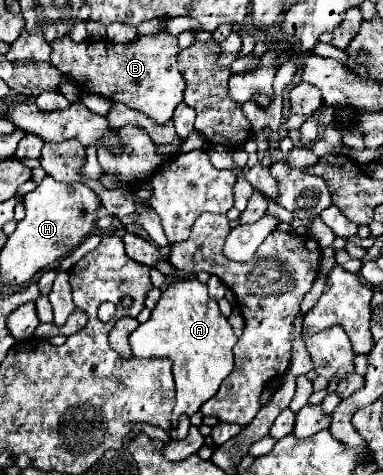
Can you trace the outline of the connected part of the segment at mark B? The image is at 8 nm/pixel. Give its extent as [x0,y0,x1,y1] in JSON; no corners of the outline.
[51,32,185,124]

